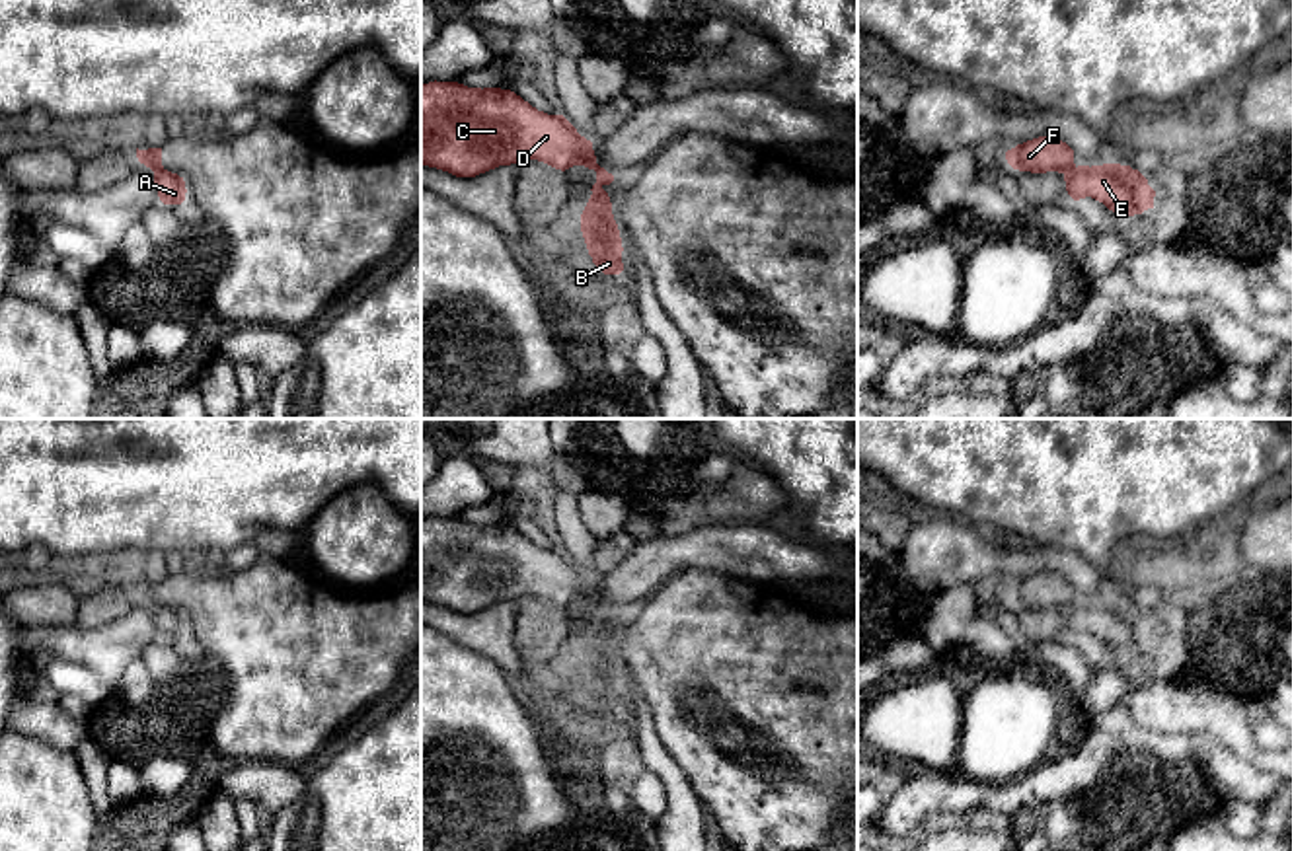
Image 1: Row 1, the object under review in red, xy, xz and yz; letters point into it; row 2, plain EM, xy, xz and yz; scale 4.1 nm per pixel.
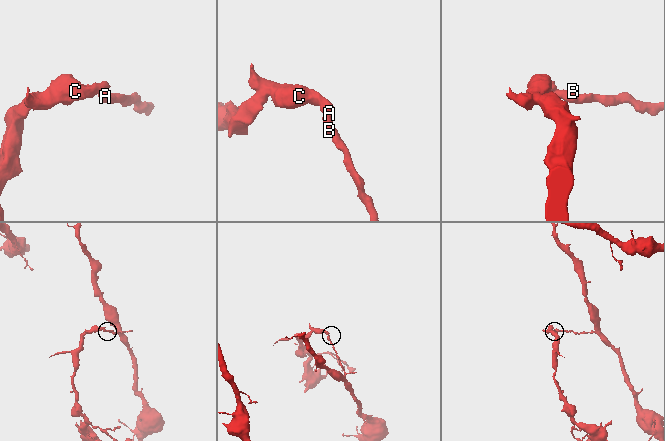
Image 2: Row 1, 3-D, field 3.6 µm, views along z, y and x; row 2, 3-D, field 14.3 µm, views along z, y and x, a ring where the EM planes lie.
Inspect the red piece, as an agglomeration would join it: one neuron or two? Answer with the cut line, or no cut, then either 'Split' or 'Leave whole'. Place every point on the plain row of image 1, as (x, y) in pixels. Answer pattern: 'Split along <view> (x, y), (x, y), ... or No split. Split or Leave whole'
Split along yz (1074, 602), (1064, 610). Split

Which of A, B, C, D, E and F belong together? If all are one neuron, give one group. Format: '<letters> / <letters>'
A B E / C D F

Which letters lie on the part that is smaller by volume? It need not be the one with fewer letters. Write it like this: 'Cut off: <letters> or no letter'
Cut off: C, D, F

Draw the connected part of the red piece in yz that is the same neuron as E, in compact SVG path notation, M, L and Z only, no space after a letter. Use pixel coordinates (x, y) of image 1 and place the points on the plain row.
M1078 602L1064 610L1064 617L1074 637L1091 633L1124 654L1154 645L1156 627L1148 621L1148 615L1130 602Z

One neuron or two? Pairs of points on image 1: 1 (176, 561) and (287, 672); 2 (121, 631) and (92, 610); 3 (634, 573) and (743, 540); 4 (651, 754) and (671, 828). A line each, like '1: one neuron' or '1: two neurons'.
1: two neurons
2: two neurons
3: one neuron
4: one neuron

